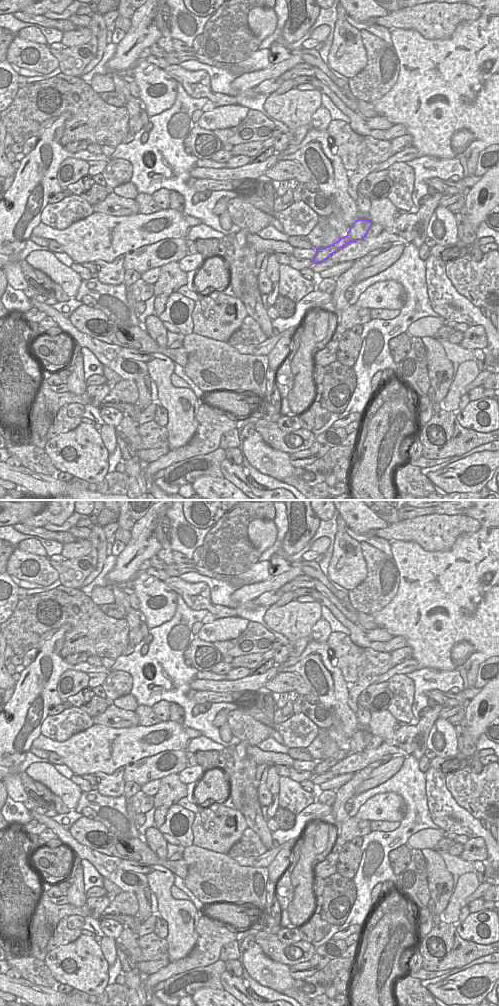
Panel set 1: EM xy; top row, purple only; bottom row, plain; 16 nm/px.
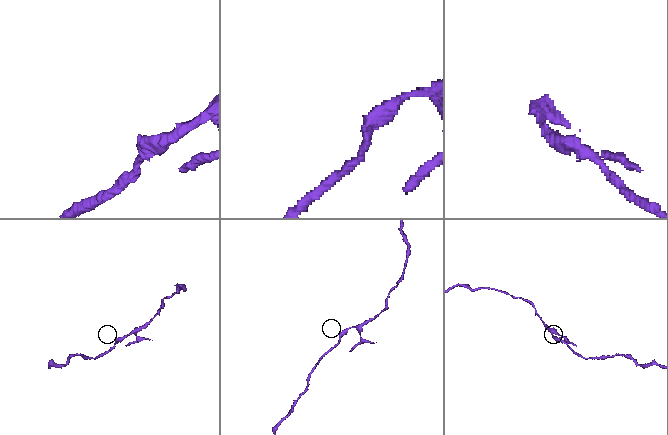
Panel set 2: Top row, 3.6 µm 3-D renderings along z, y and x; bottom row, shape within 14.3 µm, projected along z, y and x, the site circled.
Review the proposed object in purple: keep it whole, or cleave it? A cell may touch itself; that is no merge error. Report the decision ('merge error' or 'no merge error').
merge error

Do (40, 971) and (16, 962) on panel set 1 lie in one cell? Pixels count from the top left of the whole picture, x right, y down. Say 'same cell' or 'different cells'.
same cell

